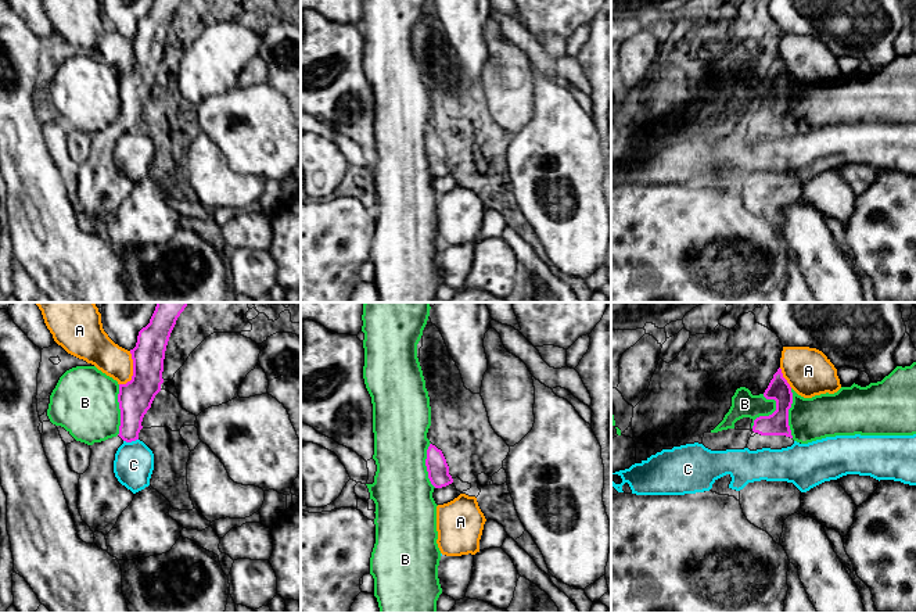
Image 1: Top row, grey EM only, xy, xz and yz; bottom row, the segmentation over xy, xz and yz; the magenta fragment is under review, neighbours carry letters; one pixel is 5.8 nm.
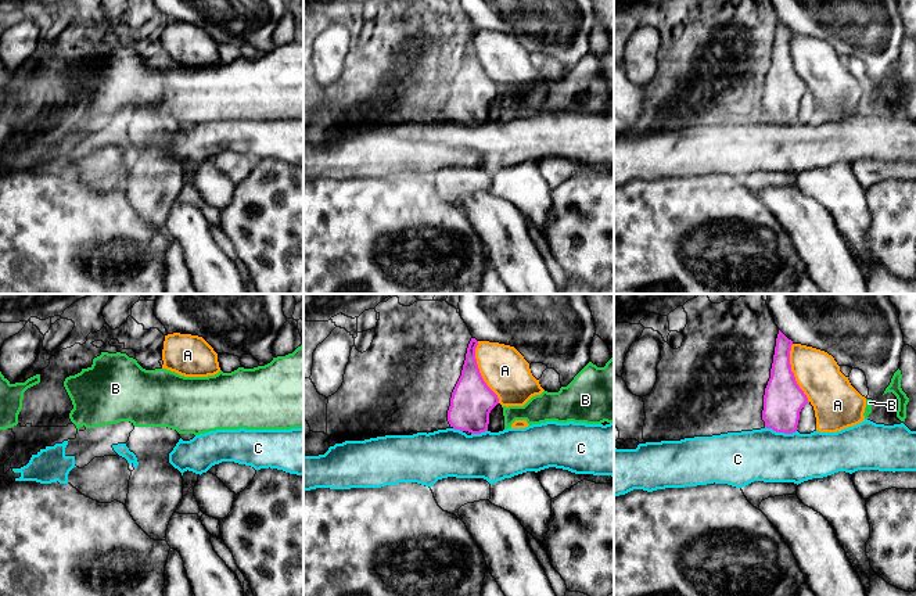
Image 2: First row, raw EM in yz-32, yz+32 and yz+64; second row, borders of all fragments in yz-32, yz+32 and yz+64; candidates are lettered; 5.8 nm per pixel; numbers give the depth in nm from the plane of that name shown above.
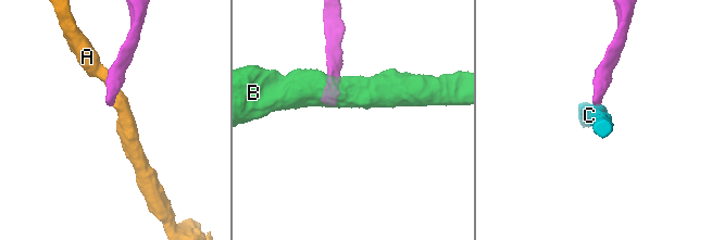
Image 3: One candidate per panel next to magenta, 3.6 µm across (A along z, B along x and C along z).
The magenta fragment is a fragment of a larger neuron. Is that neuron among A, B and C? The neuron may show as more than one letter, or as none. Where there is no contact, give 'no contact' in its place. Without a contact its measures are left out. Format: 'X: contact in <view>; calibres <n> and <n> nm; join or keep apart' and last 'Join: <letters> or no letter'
A: contact in xy; calibres 200 and 190 nm; keep apart
B: contact in yz; calibres 130 and 150 nm; keep apart
C: contact in xy; calibres 200 and 240 nm; keep apart
Join: no letter

